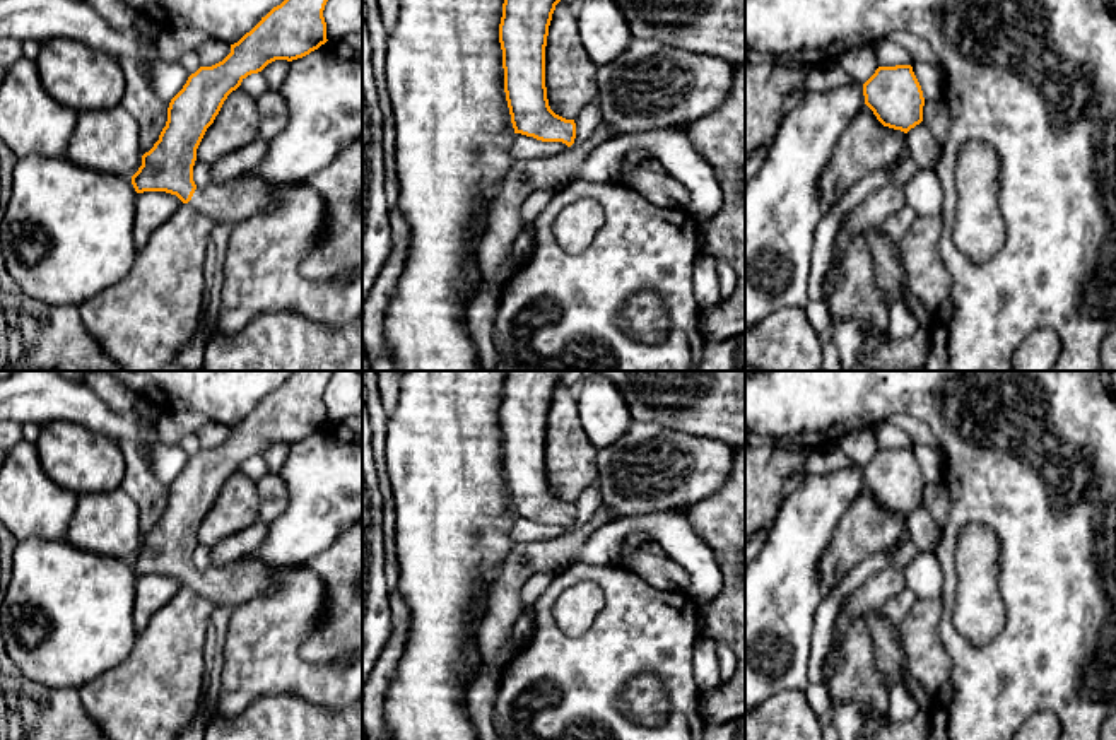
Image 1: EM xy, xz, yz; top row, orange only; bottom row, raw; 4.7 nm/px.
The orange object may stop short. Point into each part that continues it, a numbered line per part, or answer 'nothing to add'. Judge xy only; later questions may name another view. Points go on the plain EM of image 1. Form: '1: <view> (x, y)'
1: xy (231, 585)

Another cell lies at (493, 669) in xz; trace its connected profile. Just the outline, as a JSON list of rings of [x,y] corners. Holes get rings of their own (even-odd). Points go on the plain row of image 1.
[[[509,637],[494,661],[484,661],[480,673],[499,678],[509,660],[518,653],[518,649],[520,648],[514,639]]]

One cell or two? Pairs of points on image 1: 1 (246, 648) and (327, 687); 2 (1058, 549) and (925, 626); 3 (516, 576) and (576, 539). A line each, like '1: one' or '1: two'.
1: one
2: two
3: one

